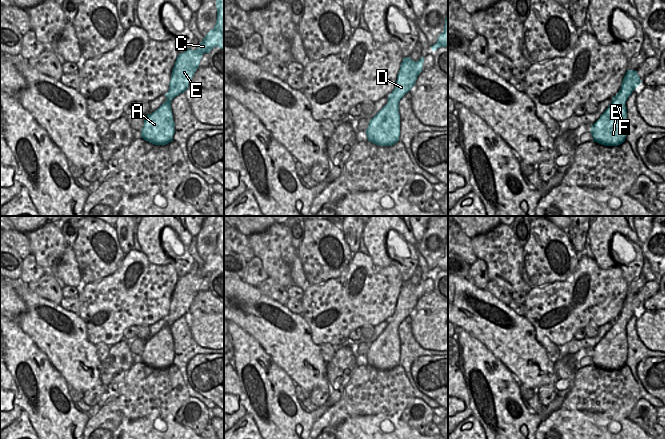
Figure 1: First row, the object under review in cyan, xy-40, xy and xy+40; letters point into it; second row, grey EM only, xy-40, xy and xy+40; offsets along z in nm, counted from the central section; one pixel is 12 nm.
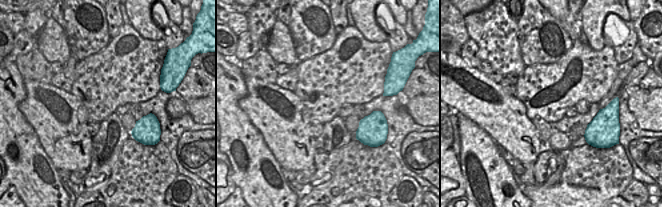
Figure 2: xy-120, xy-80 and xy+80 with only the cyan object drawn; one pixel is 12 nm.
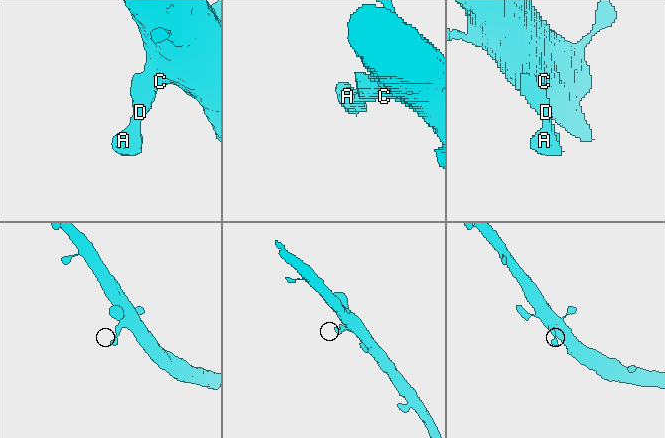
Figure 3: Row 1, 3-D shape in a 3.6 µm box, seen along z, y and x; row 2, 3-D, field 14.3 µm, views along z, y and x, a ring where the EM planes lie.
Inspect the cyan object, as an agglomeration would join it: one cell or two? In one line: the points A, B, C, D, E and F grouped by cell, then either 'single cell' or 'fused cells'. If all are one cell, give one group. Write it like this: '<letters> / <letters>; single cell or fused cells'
A B C D E F; single cell

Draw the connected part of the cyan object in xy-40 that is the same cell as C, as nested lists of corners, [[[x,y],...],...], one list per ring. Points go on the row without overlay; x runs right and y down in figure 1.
[[[217,216],[215,224],[217,244],[214,252],[206,258],[196,274],[189,272],[177,280],[169,314],[165,318],[167,324],[156,335],[145,341],[141,360],[149,367],[166,369],[173,365],[175,347],[171,333],[172,323],[188,313],[204,277],[209,277],[214,271],[224,273],[224,216]]]

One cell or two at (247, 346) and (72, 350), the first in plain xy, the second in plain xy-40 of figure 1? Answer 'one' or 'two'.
two

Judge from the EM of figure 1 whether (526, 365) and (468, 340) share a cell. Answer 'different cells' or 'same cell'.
different cells

